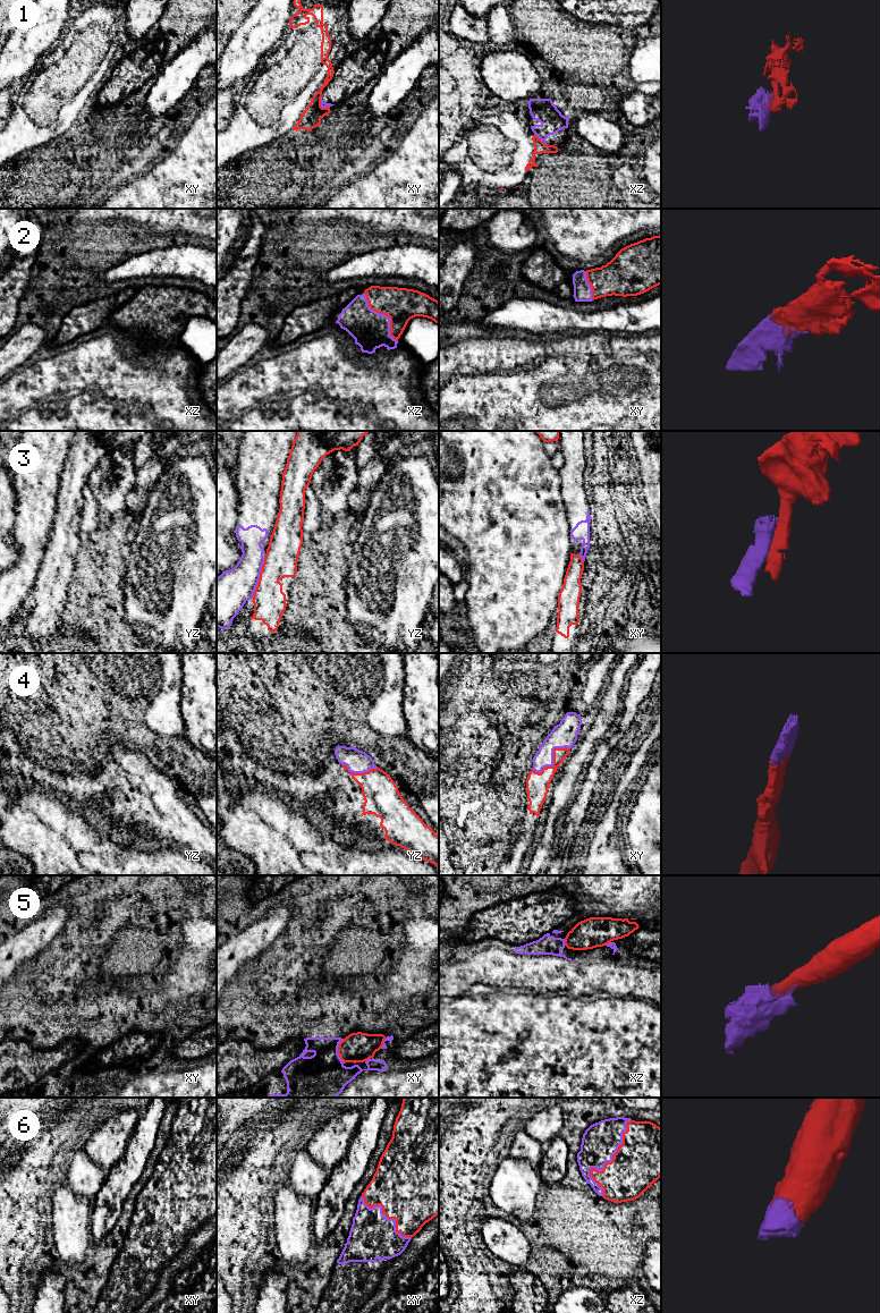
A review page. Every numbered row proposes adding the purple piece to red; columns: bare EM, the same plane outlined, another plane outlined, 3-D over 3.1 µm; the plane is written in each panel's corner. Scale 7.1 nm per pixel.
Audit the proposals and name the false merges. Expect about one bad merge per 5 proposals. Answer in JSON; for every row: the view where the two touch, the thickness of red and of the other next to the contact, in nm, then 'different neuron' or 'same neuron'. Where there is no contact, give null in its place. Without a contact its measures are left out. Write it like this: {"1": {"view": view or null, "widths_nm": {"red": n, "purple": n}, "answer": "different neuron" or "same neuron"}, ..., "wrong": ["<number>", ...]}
{"1": {"view": "xz", "widths_nm": {"red": 90, "purple": 170}, "answer": "different neuron"}, "2": {"view": "xz", "widths_nm": {"red": 240, "purple": 260}, "answer": "same neuron"}, "3": {"view": "yz", "widths_nm": {"red": 240, "purple": 280}, "answer": "different neuron"}, "4": {"view": "xy", "widths_nm": {"red": 160, "purple": 180}, "answer": "same neuron"}, "5": {"view": "xy", "widths_nm": {"red": 220, "purple": 360}, "answer": "same neuron"}, "6": {"view": "xz", "widths_nm": {"red": 360, "purple": 260}, "answer": "same neuron"}, "wrong": ["1", "3"]}

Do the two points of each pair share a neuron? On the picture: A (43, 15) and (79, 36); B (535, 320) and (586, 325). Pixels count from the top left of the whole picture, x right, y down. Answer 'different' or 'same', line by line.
A: different
B: same

